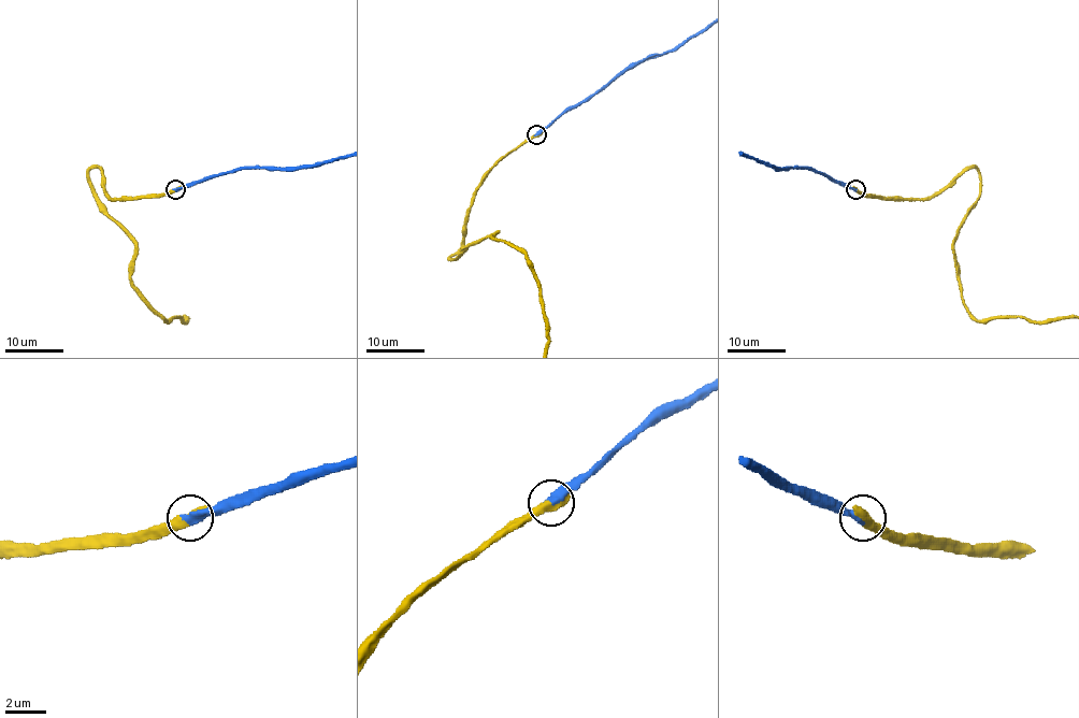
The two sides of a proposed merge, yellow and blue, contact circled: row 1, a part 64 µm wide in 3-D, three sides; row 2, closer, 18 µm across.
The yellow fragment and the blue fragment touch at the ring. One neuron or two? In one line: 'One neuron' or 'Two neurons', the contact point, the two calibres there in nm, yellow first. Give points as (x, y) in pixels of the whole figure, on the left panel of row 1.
One neuron. Place: (175, 189). Thickness 650 nm (yellow) against 440 nm

